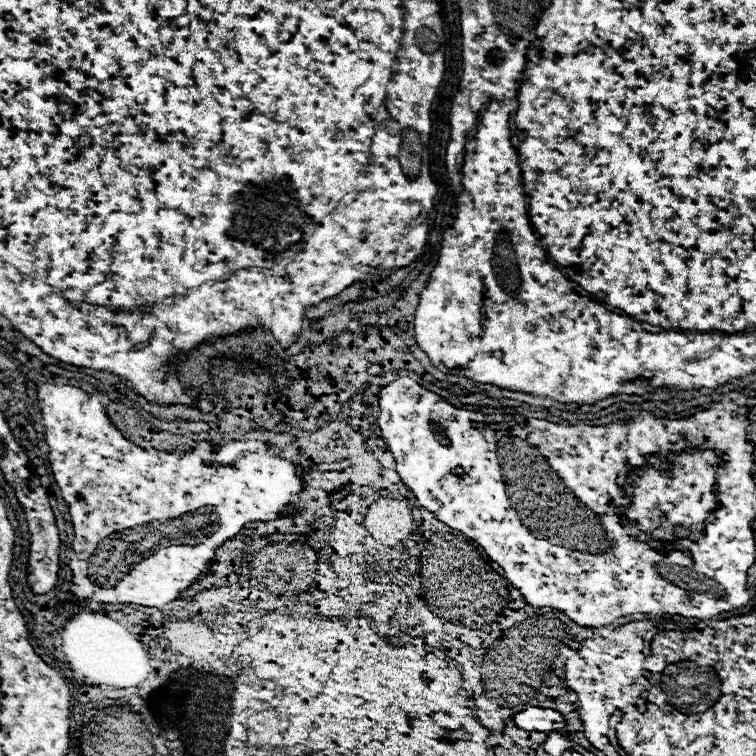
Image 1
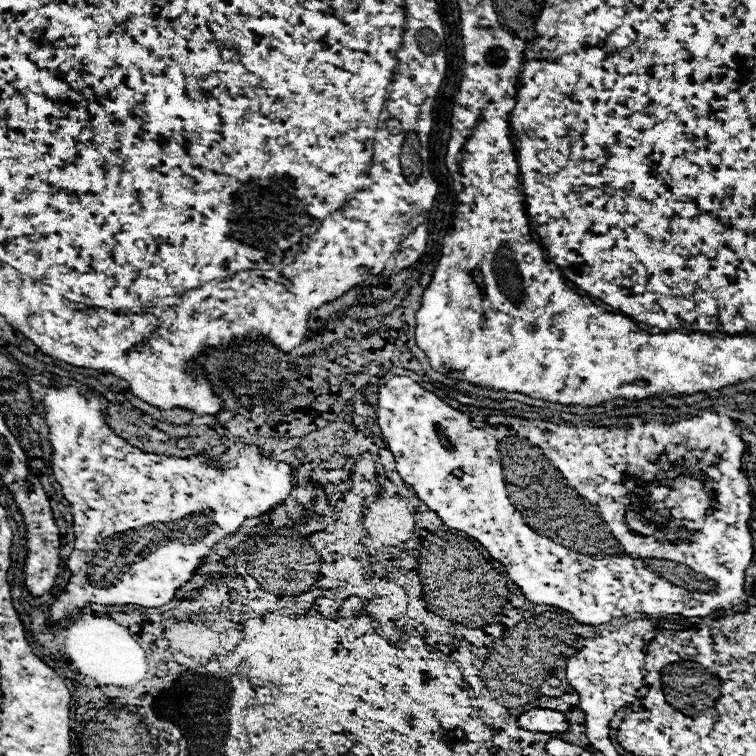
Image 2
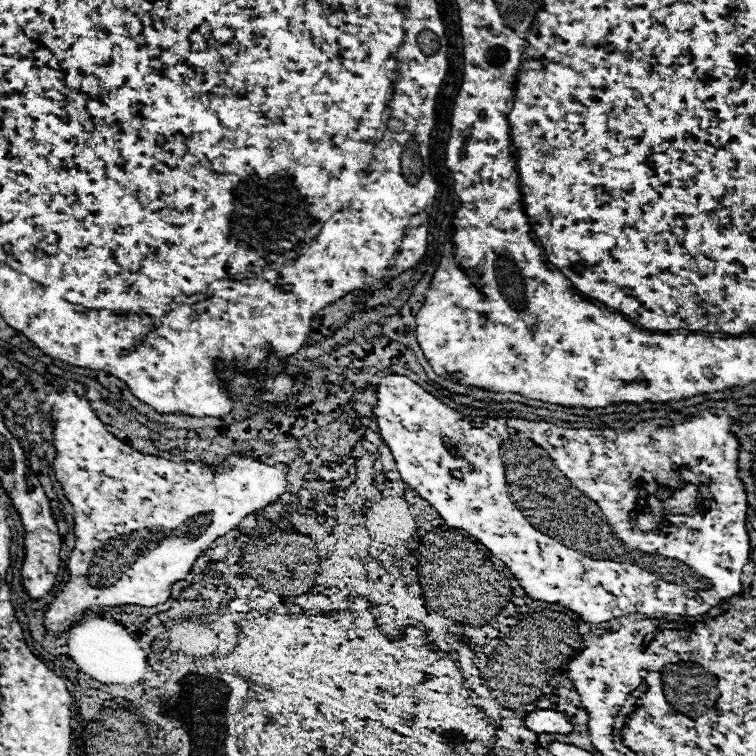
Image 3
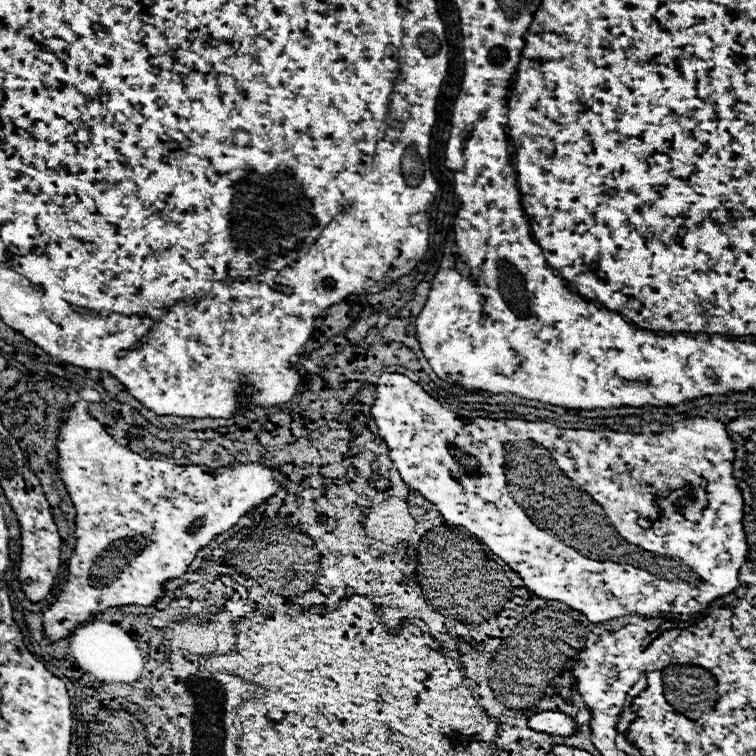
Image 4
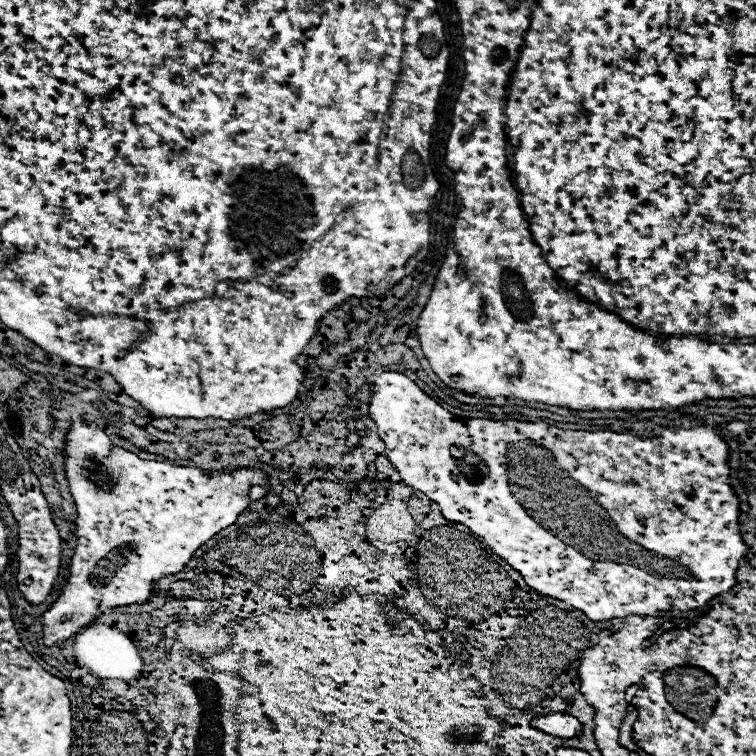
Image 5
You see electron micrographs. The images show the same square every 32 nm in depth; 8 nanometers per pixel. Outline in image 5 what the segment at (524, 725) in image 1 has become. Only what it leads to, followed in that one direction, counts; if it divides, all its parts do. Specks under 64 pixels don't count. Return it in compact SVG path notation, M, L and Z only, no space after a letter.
M546 714L532 720L532 726L558 738L580 738L582 724L568 714Z

